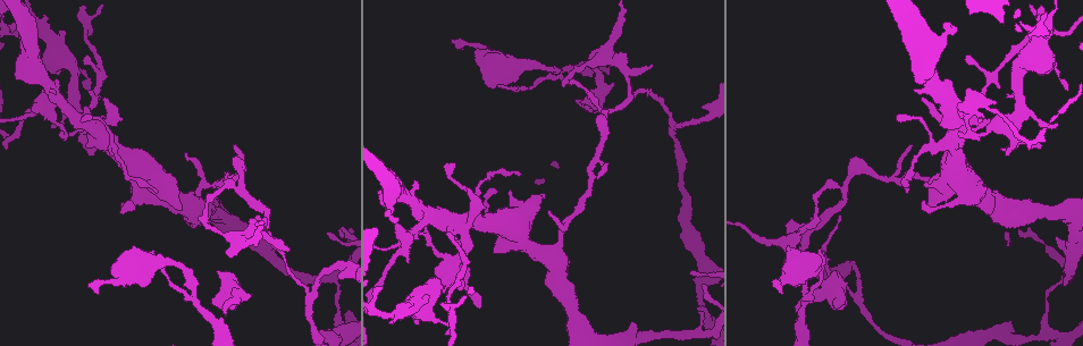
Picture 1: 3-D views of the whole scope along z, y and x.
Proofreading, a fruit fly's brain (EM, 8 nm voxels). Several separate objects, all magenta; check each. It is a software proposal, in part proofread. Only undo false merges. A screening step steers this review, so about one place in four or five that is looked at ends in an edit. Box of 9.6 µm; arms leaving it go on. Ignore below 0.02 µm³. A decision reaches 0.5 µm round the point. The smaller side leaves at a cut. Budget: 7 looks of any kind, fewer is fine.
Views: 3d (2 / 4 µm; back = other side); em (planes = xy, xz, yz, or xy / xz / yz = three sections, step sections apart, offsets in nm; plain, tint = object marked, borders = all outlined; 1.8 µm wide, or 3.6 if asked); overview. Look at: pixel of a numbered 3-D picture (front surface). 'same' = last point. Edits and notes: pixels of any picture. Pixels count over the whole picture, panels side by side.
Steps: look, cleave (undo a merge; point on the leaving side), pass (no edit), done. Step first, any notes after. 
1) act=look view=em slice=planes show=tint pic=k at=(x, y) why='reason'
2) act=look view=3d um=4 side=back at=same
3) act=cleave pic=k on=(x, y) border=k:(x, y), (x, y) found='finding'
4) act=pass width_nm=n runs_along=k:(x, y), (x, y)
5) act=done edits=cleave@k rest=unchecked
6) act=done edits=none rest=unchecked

act=look view=3d um=4 pic=1 at=(170, 191) why='calibre changes'

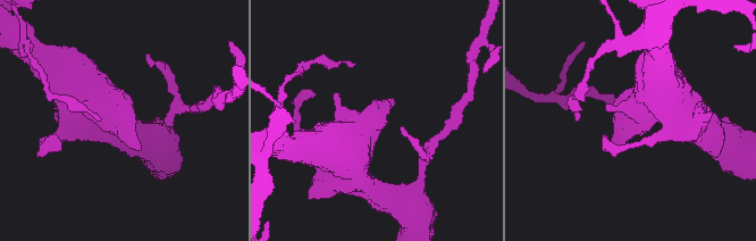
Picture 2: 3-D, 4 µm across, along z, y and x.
act=look view=em um=3.6 slice=planes show=tint pic=2 at=(378, 112) why='need the tissue'

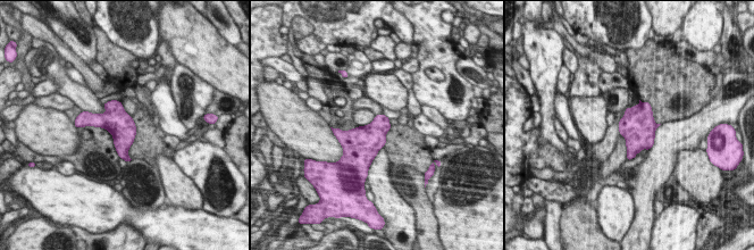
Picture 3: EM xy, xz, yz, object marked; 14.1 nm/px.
act=pass found='one neuron here'

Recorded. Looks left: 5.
act=look view=em slice=planes show=tint pic=1 at=(791, 234) why='a fork'

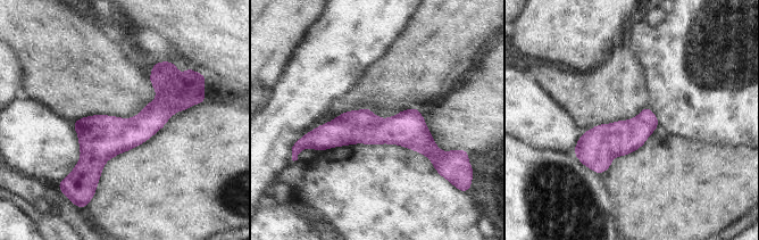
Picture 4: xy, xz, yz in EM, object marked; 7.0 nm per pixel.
act=pass runs_along=4:(189, 101), (168, 101), (77, 168) found='one neuron here'

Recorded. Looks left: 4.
act=look view=em slice=xy step=8 show=tint pic=1 at=(346, 267) why='thick turns thin'

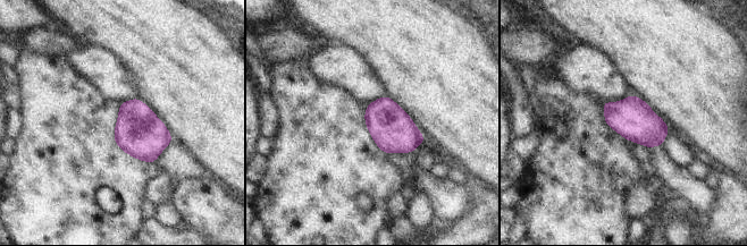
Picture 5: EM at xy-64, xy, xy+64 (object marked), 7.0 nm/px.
act=look view=em slice=planes show=tint at=same why='another direction'

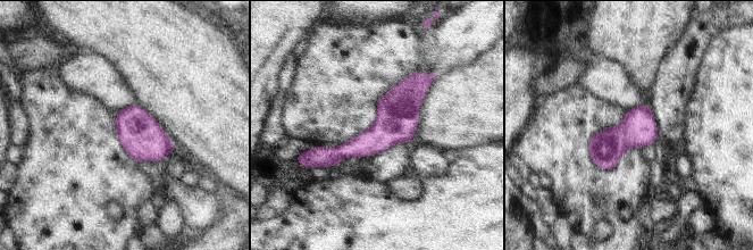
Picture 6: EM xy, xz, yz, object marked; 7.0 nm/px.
act=pass width_nm=260 runs_along=6:(427, 82), (365, 144), (314, 151) found='one neuron here'

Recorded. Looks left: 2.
act=done edits=none rest=unchecked

